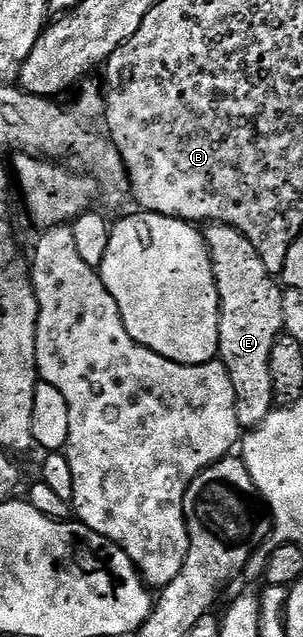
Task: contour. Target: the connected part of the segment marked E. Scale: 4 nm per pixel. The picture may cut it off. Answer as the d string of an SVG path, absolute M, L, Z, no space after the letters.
M210 224L207 229L205 229L204 235L212 258L216 290L220 298L220 342L218 343L217 359L221 360L223 366L228 370L228 378L232 378L232 390L236 390L236 418L244 430L249 430L260 426L260 422L264 422L268 418L268 414L274 411L276 407L274 391L272 390L272 366L270 363L272 362L272 348L276 346L279 336L283 335L284 332L284 298L282 297L284 288L268 270L268 266L264 266L264 258L260 258L260 254L256 254L256 246L252 246L252 242L248 242L248 238L244 238L244 234L240 234L240 230L236 230L227 224Z

